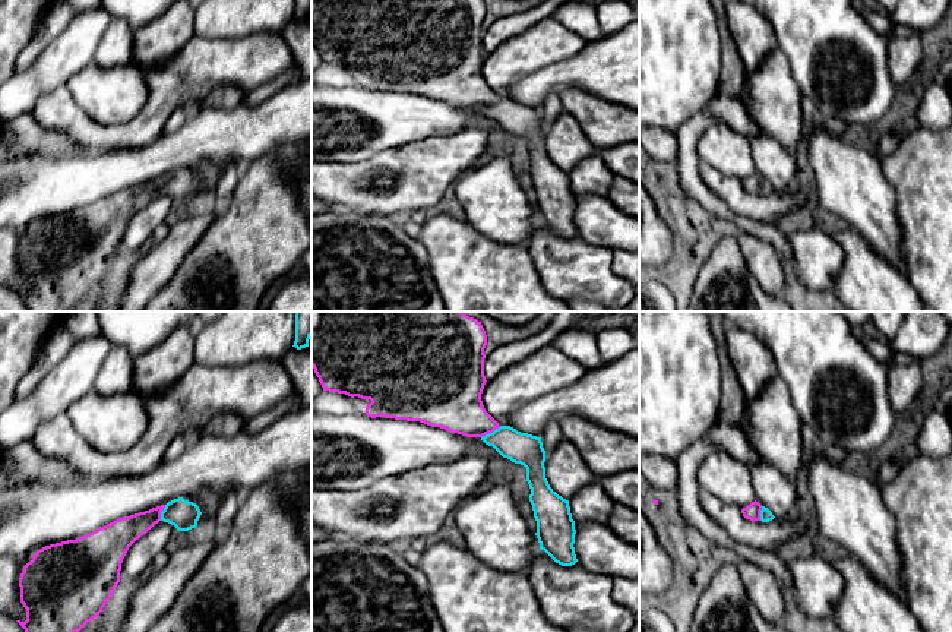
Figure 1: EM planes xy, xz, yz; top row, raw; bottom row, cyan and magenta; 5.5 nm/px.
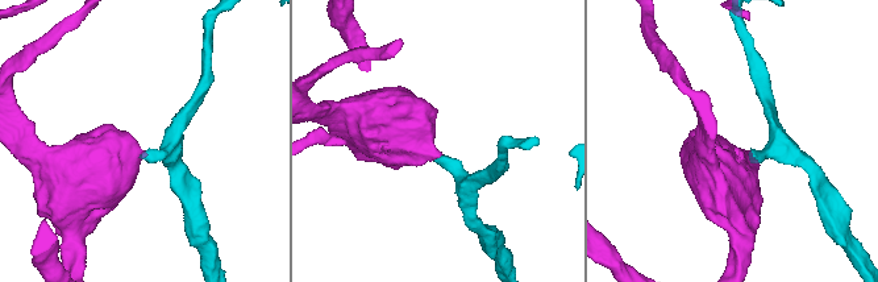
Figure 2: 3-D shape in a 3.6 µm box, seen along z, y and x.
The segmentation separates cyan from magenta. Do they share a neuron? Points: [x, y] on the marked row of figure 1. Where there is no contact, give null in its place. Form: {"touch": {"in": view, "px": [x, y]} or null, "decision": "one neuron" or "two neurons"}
{"touch": {"in": "xz", "px": [490, 433]}, "decision": "one neuron"}

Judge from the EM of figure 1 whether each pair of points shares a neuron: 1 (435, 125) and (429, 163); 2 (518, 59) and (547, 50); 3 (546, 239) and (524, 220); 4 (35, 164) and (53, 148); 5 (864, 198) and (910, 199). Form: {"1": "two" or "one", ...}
{"1": "two", "2": "one", "3": "two", "4": "two", "5": "two"}

